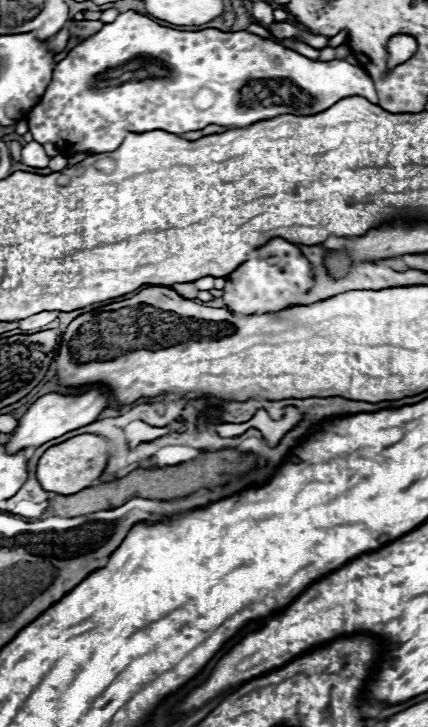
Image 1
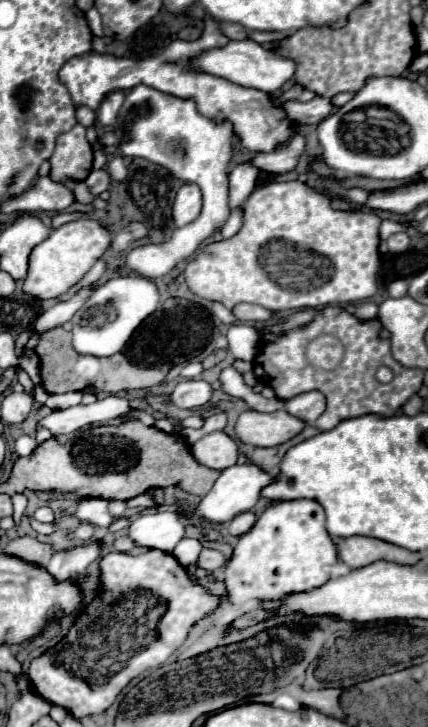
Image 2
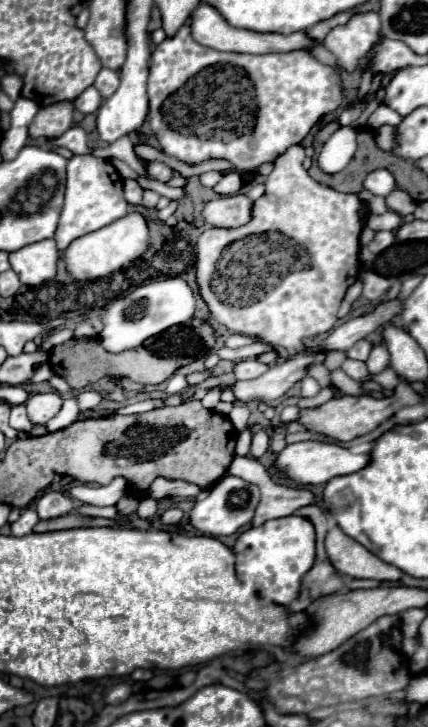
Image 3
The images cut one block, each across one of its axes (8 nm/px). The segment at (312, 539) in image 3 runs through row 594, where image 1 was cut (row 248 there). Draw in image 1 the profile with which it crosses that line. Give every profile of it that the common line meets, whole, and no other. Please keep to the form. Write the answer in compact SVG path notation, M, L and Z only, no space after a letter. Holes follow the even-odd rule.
M274 238L266 246L258 248L256 256L238 266L232 274L226 276L226 286L224 286L224 304L228 310L234 314L262 314L262 312L280 312L288 308L290 304L284 302L280 296L284 292L294 292L294 294L304 294L312 286L312 266L310 262L302 256L302 252L282 240Z

